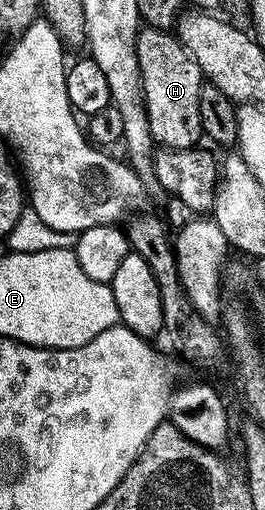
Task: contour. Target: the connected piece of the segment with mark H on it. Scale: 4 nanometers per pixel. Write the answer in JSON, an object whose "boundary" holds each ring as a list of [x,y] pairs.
{"boundary":[[[143,28],[138,35],[137,47],[138,73],[142,77],[140,97],[143,97],[141,100],[146,111],[146,127],[150,130],[151,138],[159,146],[168,149],[195,148],[204,137],[200,123],[200,87],[204,78],[196,59],[173,32],[164,29]]]}

